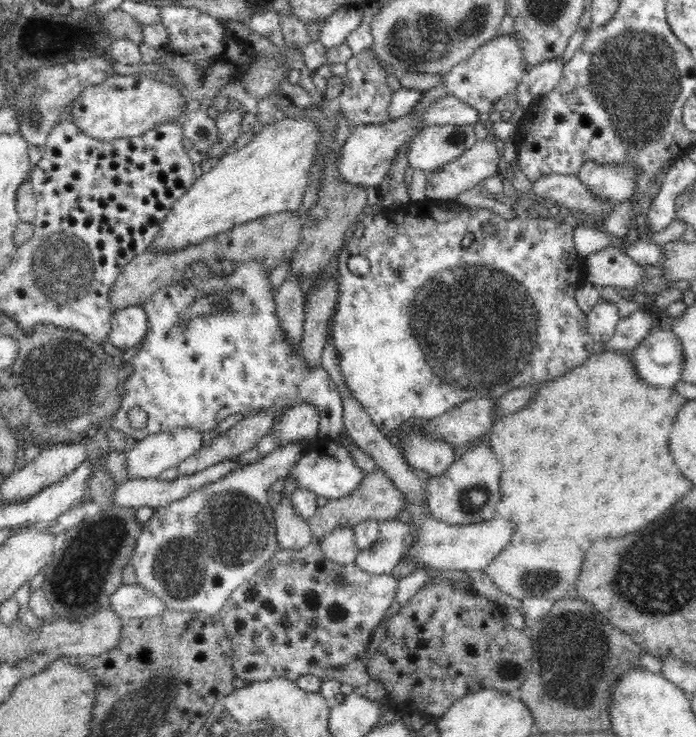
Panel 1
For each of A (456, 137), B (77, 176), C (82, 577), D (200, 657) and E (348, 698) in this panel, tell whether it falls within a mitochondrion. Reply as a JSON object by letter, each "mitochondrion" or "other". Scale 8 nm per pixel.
{"A":"mitochondrion","B":"other","C":"mitochondrion","D":"other","E":"other"}

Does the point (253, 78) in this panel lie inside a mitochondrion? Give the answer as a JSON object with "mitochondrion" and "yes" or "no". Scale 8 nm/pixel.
{"mitochondrion":"no"}

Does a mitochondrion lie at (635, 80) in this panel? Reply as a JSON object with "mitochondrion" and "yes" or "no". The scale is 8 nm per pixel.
{"mitochondrion":"yes"}

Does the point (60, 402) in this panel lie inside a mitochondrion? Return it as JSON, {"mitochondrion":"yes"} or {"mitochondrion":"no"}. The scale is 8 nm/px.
{"mitochondrion":"yes"}

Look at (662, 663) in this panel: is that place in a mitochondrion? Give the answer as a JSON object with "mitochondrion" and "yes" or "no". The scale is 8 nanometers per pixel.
{"mitochondrion":"no"}

